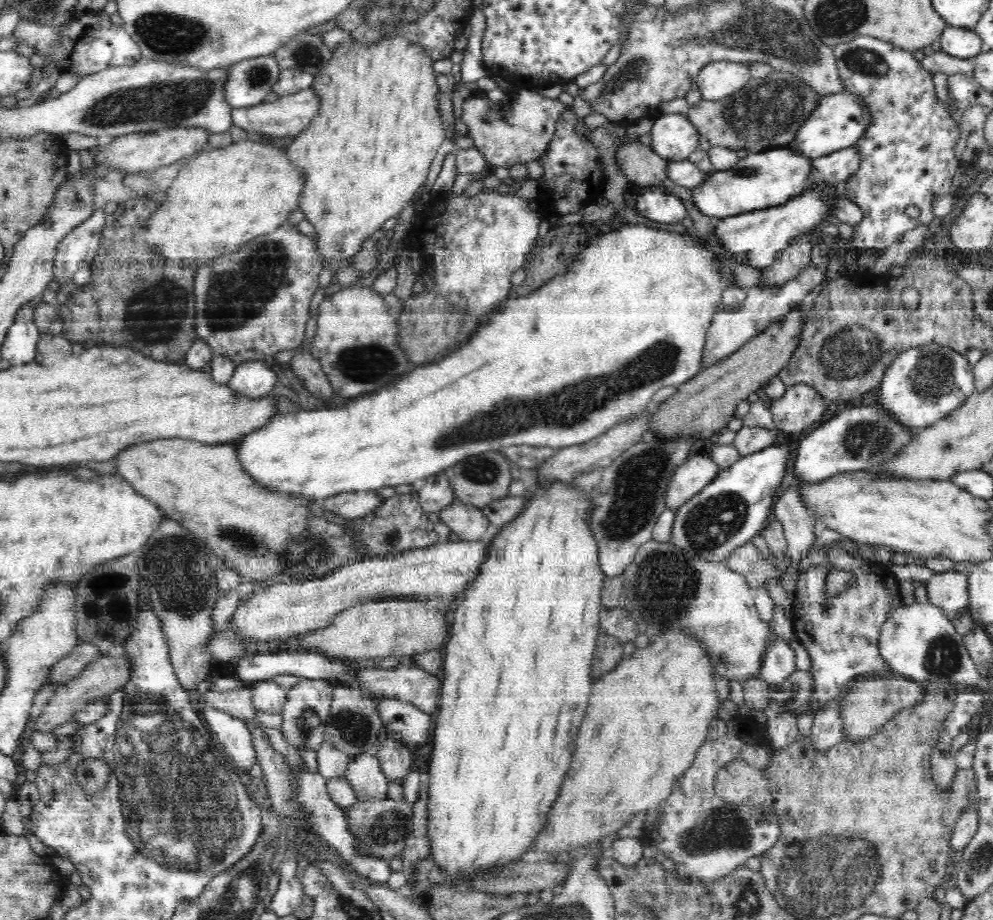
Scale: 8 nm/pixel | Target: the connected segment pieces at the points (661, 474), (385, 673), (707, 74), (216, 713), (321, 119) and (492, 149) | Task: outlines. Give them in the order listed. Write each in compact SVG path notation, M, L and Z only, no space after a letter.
M646 434L638 444L630 446L612 464L602 468L600 482L591 490L592 512L590 529L598 541L600 569L605 577L622 574L634 562L634 558L645 542L652 540L656 520L666 510L666 486L680 464L690 458L693 440L653 440Z
M414 664L409 668L403 665L388 669L364 667L360 677L374 692L410 702L426 714L434 712L441 700L441 677L428 674Z
M719 59L706 63L695 78L695 84L706 100L723 100L741 90L753 77L745 63Z
M206 707L201 715L211 732L216 734L216 740L222 742L224 750L232 756L237 766L247 770L257 762L251 732L245 721L211 707Z
M402 36L382 38L370 46L348 40L336 46L330 62L315 75L310 88L320 97L320 110L310 126L293 137L287 158L295 170L306 172L306 188L298 208L316 228L318 254L326 262L354 258L372 232L388 218L397 217L414 194L423 190L432 161L447 138L438 113L439 87L433 62L428 53Z
M522 89L519 92L509 92L506 100L502 101L502 120L494 120L492 124L484 124L480 116L490 108L486 98L472 98L464 102L464 120L468 126L469 138L475 143L475 148L482 152L487 164L510 169L516 164L530 161L540 161L549 154L549 148L556 136L556 128L563 117L571 112L571 107L562 104L558 99L551 100L542 97L533 89Z

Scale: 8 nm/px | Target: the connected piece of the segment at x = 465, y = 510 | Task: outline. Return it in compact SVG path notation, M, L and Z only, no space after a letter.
M454 502L448 508L442 509L437 516L460 539L469 539L470 541L478 541L490 526L484 511L476 506L460 502Z

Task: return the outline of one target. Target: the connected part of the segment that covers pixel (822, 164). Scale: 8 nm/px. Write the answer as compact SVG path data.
M846 148L812 161L813 170L826 182L840 184L859 168L860 155L854 148Z

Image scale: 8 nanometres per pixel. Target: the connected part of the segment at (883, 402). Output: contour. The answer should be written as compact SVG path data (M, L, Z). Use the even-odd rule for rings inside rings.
M923 344L900 351L879 380L879 406L907 428L929 427L950 414L974 390L973 367L964 354L944 344Z

